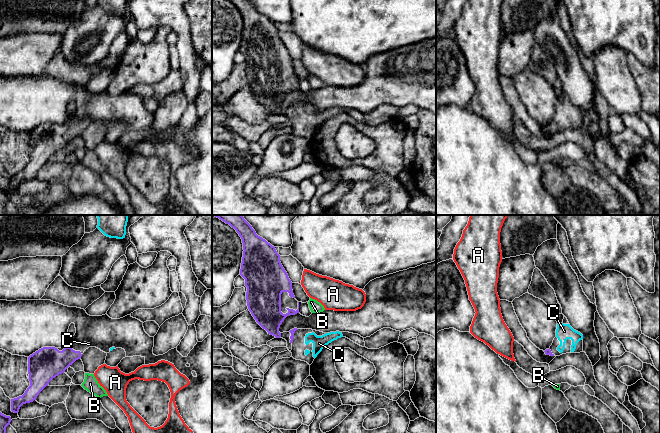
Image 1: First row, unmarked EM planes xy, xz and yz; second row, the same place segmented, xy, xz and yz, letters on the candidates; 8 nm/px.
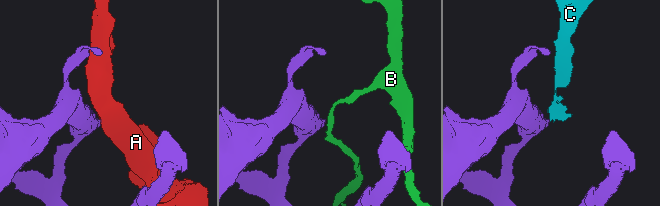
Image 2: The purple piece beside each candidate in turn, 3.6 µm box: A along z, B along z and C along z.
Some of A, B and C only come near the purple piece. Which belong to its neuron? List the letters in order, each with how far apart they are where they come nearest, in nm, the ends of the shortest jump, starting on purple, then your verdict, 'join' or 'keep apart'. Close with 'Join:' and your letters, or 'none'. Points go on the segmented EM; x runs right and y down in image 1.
A: 80 nm | xz (291, 282), (301, 282) | keep apart
B: 80 nm | xz (298, 302), (308, 302) | keep apart
C: 50 nm | yz (553, 354), (557, 349) | join
Join: C

